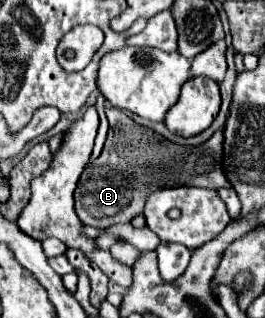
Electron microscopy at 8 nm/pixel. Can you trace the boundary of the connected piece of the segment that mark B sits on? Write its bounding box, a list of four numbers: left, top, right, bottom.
[74,108,230,230]

